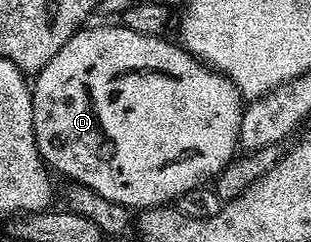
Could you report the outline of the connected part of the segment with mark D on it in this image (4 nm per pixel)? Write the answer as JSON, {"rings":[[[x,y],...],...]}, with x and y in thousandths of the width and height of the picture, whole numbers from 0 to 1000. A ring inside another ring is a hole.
{"rings":[[[399,95],[376,103],[299,103],[248,124],[203,194],[190,194],[190,227],[138,277],[113,310],[100,351],[106,393],[106,554],[119,620],[148,686],[174,719],[199,715],[225,752],[293,773],[293,789],[318,789],[331,822],[357,822],[373,847],[405,847],[418,872],[482,864],[502,847],[540,847],[566,835],[601,789],[669,769],[711,711],[733,690],[768,616],[775,574],[775,471],[781,405],[756,343],[720,302],[701,298],[682,269],[598,211],[566,165],[527,169],[527,149],[453,145],[447,128],[421,128]]]}

